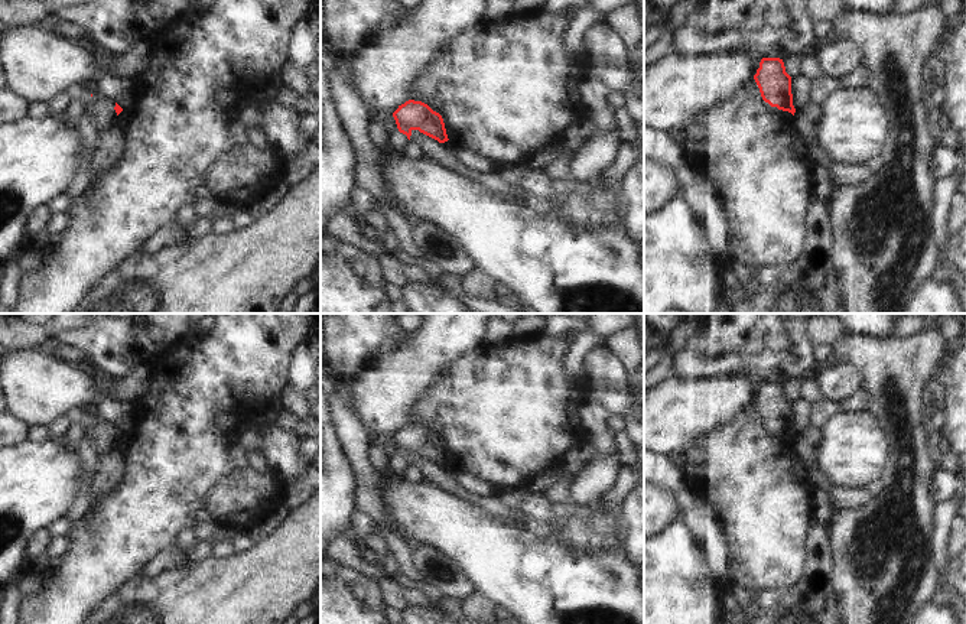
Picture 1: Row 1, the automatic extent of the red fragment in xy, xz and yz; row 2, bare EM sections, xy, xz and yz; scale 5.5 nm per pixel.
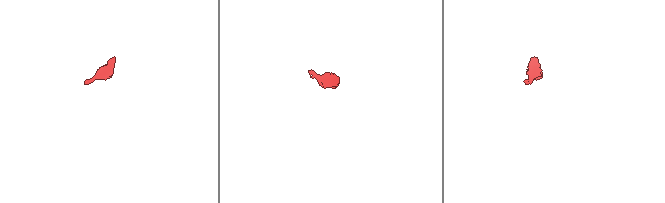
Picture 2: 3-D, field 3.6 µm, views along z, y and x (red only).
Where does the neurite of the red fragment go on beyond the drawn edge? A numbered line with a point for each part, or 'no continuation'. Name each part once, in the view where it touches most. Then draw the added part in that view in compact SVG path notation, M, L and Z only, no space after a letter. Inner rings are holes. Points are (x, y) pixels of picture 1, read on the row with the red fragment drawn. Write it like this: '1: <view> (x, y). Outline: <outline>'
no continuation

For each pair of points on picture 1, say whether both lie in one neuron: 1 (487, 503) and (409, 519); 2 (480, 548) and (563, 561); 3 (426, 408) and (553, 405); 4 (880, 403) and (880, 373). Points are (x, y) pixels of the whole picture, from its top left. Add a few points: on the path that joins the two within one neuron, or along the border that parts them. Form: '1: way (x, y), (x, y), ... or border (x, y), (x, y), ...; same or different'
1: border (442, 490), (503, 520); different
2: way (500, 559), (543, 561); same
3: way (458, 408), (516, 408), (521, 405); same
4: way (880, 396), (880, 380); same

